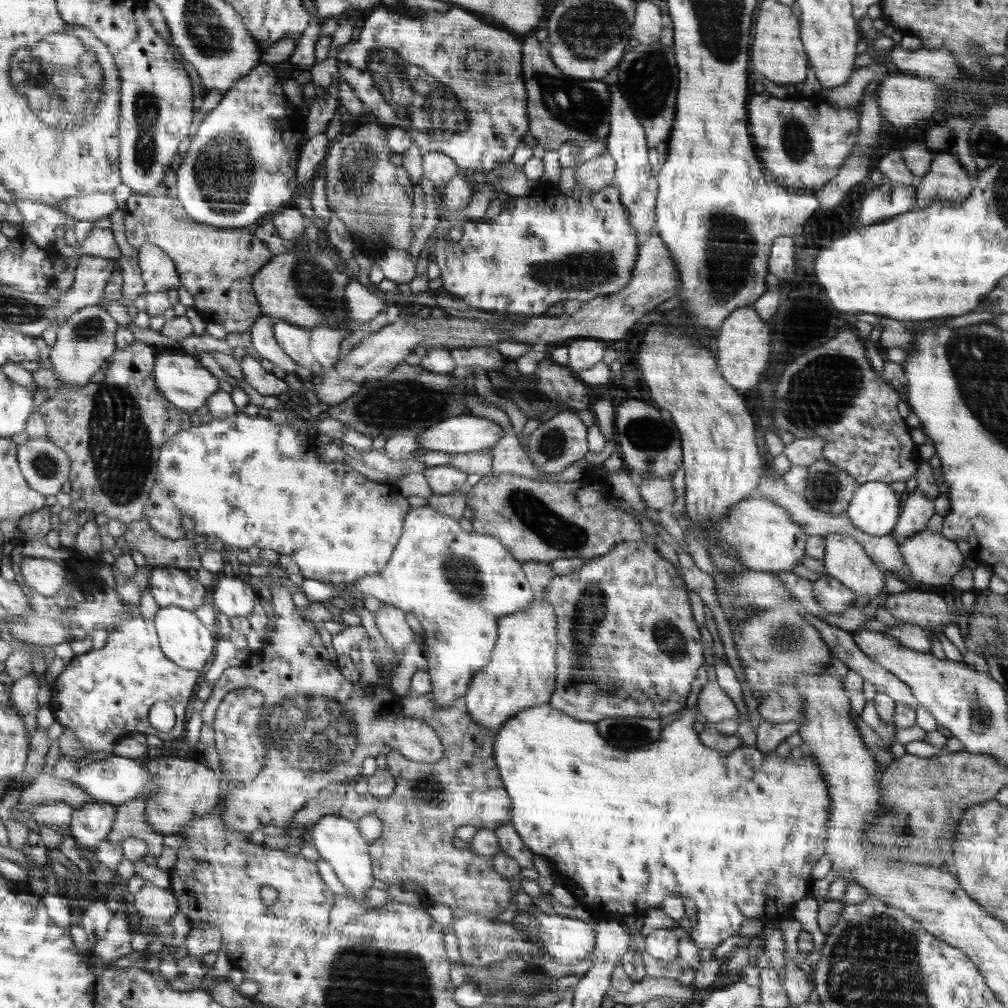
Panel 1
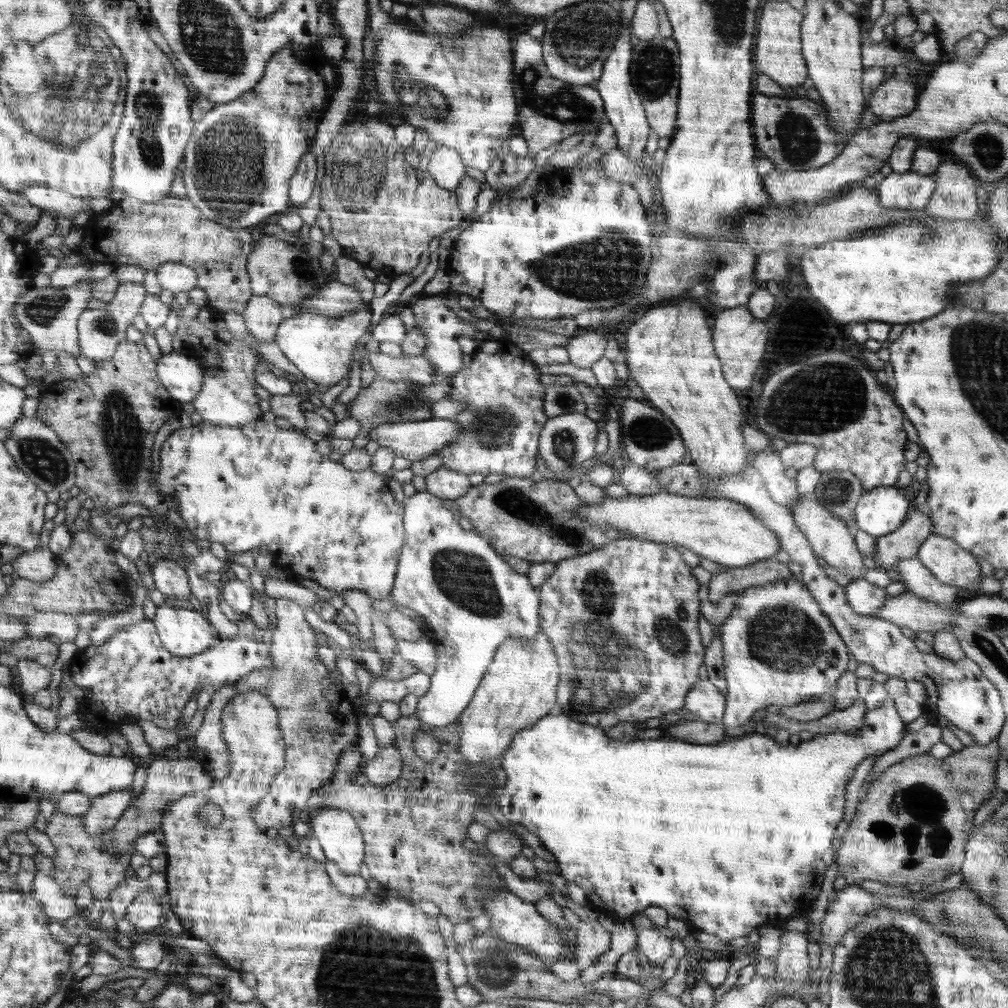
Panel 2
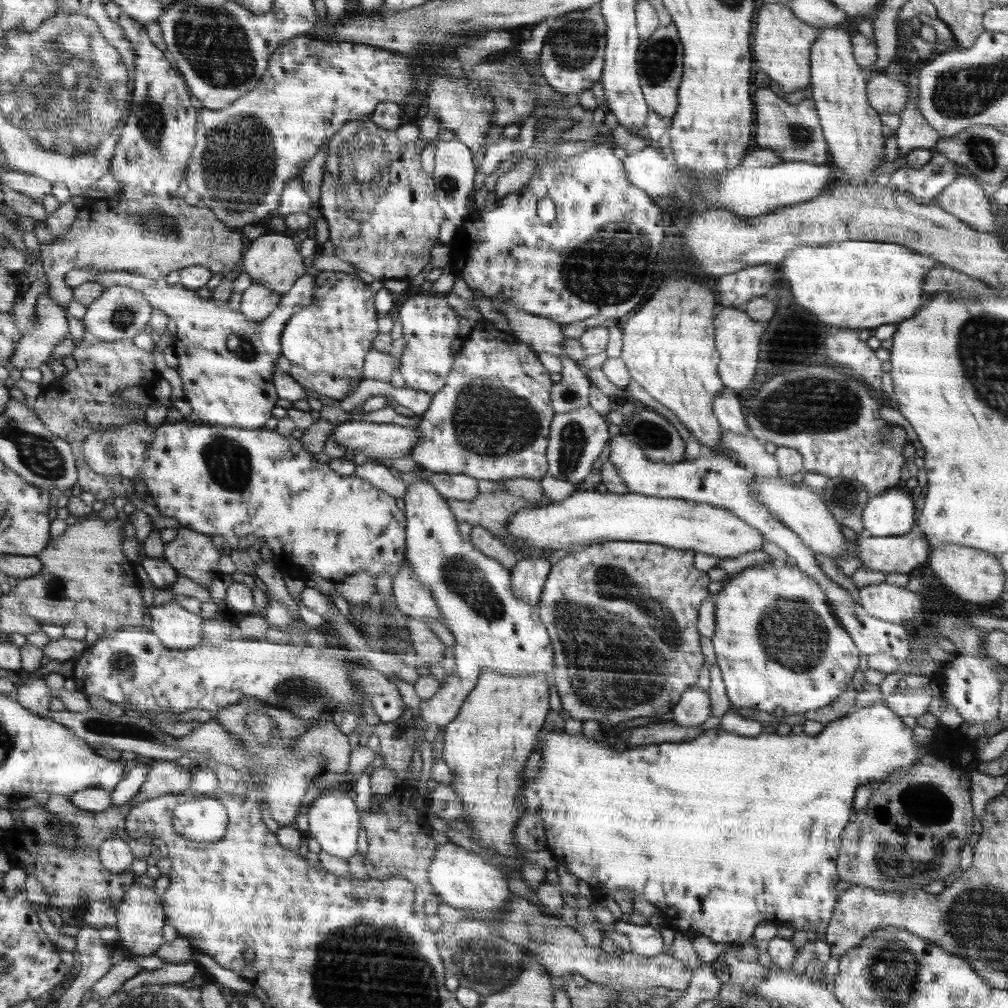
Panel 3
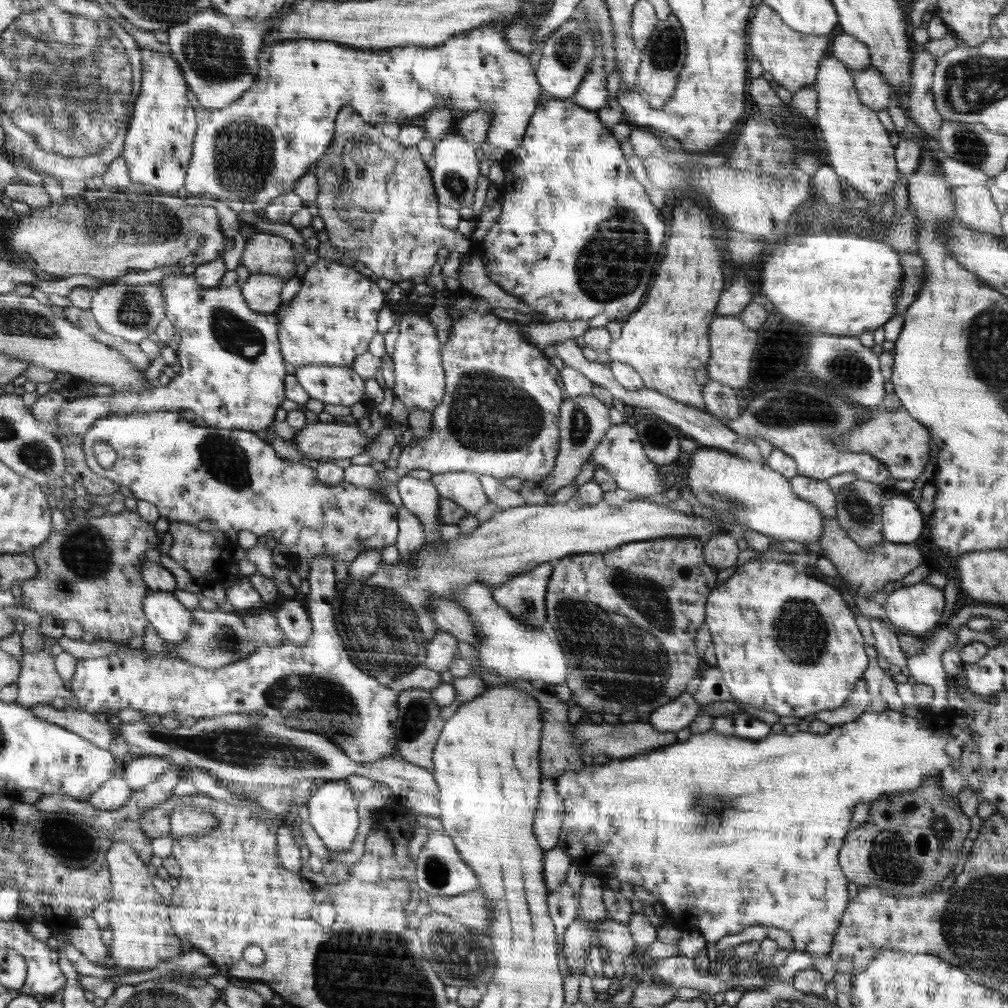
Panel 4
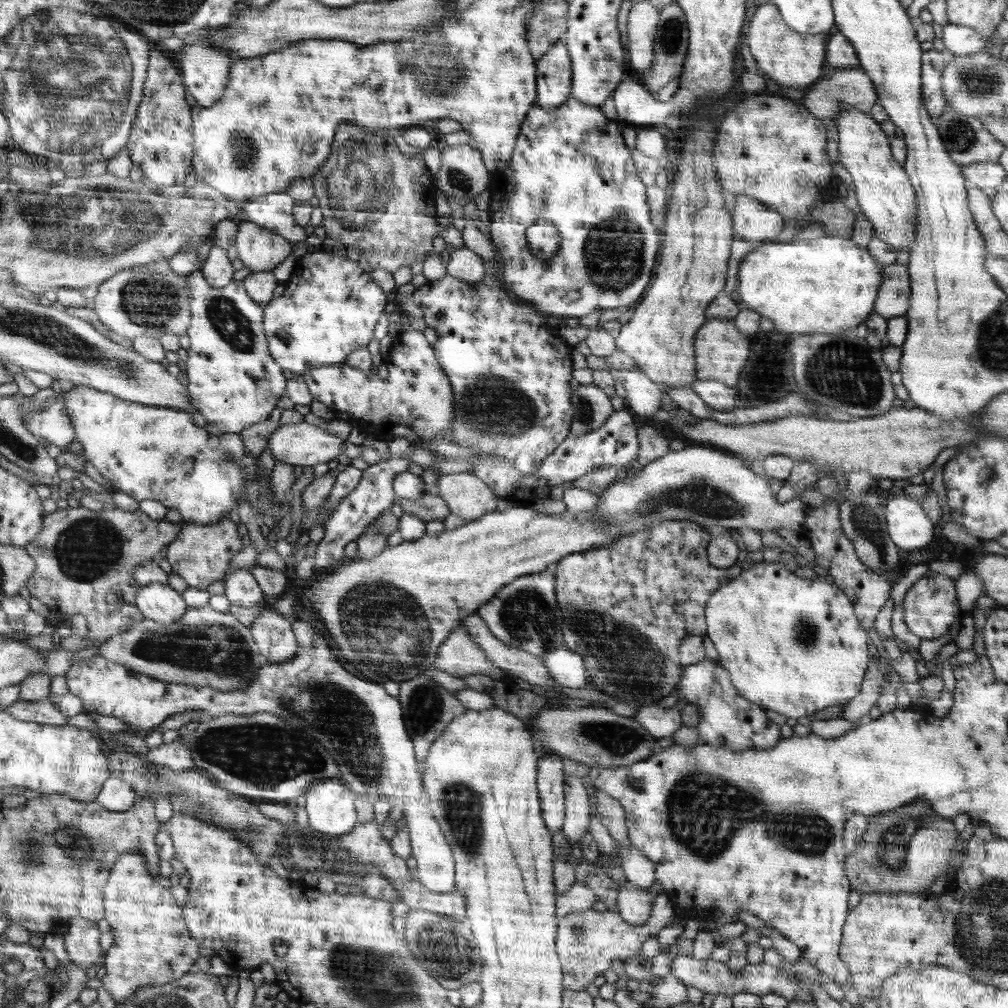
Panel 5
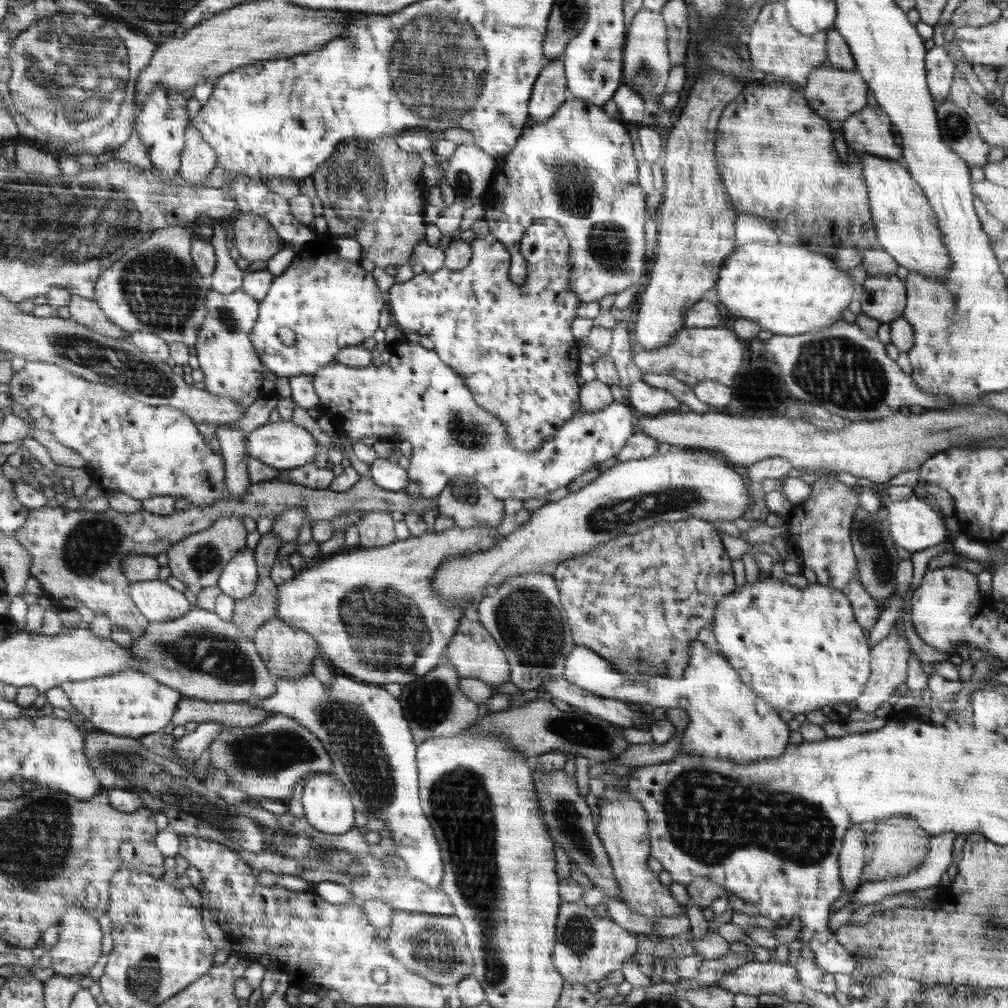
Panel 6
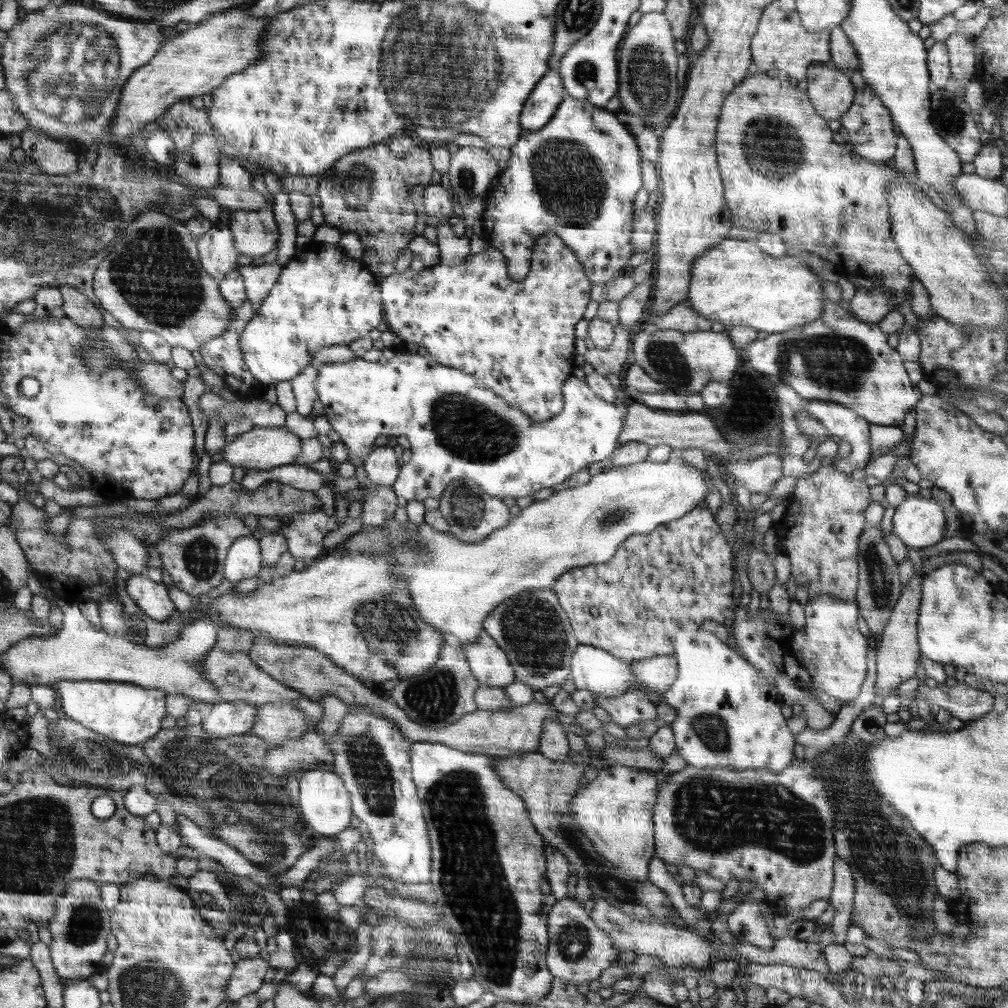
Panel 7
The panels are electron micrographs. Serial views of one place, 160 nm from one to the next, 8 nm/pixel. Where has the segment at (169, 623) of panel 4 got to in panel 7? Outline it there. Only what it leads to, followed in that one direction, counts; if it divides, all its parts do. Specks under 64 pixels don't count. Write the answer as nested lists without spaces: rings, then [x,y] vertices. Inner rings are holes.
[[[146,573],[132,575],[127,580],[126,590],[136,606],[154,620],[165,621],[176,612],[168,586],[152,581]]]

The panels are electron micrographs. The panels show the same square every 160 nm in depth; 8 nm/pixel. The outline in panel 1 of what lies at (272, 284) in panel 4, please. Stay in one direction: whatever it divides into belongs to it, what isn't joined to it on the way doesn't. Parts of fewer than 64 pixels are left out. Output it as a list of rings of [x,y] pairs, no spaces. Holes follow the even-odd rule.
[[[264,312],[259,315],[260,318],[252,329],[250,340],[260,358],[265,359],[267,365],[279,366],[287,373],[301,372],[299,364],[294,362],[280,348],[280,345],[274,340],[274,336],[272,336],[275,319]]]

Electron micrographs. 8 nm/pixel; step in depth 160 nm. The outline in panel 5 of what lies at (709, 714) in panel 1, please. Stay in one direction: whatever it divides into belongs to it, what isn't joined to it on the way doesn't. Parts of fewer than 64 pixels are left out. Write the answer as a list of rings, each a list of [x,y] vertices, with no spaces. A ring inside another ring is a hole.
[[[681,704],[666,709],[658,705],[638,707],[633,720],[638,725],[642,725],[656,739],[672,737],[672,734],[682,727],[681,707]]]

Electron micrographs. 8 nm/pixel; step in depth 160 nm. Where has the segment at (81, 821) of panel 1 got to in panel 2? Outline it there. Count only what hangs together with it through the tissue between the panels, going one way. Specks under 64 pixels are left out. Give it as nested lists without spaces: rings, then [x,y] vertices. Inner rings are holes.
[[[132,787],[124,790],[109,792],[103,796],[95,797],[88,813],[82,815],[84,826],[90,834],[100,834],[111,829],[118,818],[126,812],[132,801]]]

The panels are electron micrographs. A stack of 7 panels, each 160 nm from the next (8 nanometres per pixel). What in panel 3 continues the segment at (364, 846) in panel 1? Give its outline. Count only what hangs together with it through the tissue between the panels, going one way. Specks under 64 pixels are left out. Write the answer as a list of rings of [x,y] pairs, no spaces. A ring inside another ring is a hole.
[[[338,785],[320,791],[319,797],[311,802],[306,813],[309,818],[311,836],[320,844],[322,852],[346,860],[356,852],[361,817],[358,816],[358,810],[354,806],[352,794],[348,794],[348,786]]]

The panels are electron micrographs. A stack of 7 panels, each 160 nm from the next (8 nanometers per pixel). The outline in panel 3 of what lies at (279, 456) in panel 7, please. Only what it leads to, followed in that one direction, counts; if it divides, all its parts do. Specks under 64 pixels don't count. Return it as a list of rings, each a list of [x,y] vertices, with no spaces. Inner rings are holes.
[[[363,420],[344,421],[334,426],[329,438],[344,446],[346,452],[353,450],[377,459],[410,456],[411,450],[419,445],[417,428]]]

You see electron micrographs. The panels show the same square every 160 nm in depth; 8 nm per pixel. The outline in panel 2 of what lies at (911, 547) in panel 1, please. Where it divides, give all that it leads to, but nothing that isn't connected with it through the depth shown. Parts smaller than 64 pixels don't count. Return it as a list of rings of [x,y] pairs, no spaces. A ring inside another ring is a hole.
[[[932,532],[916,557],[940,582],[981,594],[978,585],[982,571],[976,556],[954,540]]]

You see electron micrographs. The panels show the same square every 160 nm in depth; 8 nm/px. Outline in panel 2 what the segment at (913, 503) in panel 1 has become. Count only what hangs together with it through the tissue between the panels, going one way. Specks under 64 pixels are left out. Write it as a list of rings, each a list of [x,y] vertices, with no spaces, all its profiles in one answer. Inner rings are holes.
[[[913,508],[902,527],[890,535],[877,537],[873,560],[882,569],[894,569],[901,558],[916,557],[932,532],[931,517]]]

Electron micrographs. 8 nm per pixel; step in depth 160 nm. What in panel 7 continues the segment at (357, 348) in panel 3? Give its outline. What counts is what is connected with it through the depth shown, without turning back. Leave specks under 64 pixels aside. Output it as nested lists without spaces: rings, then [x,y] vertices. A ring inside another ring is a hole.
[[[341,249],[304,252],[298,254],[281,268],[278,280],[262,301],[255,316],[248,322],[239,339],[242,359],[247,369],[266,385],[283,380],[292,380],[308,365],[315,364],[311,354],[319,348],[347,345],[355,340],[368,337],[370,332],[382,322],[381,286],[370,276],[366,264],[361,259],[346,256]]]

